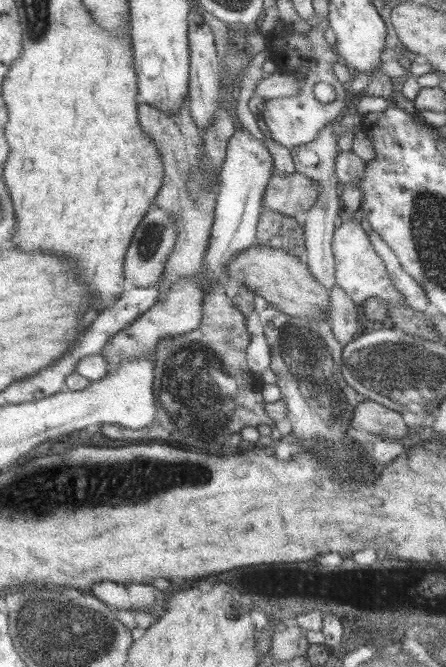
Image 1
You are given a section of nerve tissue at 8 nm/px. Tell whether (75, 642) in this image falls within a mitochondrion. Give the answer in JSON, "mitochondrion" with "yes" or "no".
{"mitochondrion":"yes"}

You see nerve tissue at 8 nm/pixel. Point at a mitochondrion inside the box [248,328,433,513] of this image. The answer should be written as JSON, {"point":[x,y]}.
{"point":[313,366]}

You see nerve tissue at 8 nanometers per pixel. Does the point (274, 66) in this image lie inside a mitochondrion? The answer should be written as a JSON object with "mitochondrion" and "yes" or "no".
{"mitochondrion":"no"}

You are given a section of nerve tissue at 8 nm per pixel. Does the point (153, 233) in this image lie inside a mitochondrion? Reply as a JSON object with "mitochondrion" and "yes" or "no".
{"mitochondrion":"yes"}

